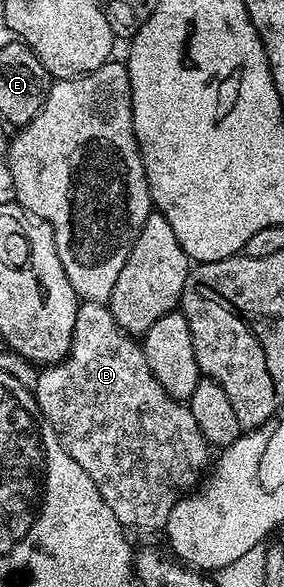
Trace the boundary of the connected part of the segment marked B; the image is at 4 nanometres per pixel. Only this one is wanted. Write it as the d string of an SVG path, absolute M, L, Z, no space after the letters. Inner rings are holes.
M80 301L77 324L73 328L69 352L61 361L44 365L39 370L39 379L33 387L33 393L44 420L57 432L59 443L65 448L65 452L69 452L69 456L73 456L73 460L77 460L77 464L81 464L81 468L85 468L85 472L89 472L89 480L93 480L93 484L97 484L97 492L101 492L105 504L109 504L109 508L113 508L113 516L117 516L117 520L124 528L131 529L132 526L135 530L162 531L169 520L169 512L173 512L173 508L182 498L192 493L200 485L201 479L212 461L212 447L208 446L205 436L201 436L201 428L197 428L197 420L193 420L190 405L186 401L169 396L169 392L165 392L165 388L161 388L157 376L153 376L153 372L145 360L142 345L126 330L120 328L117 320L111 314L110 305L102 302Z

